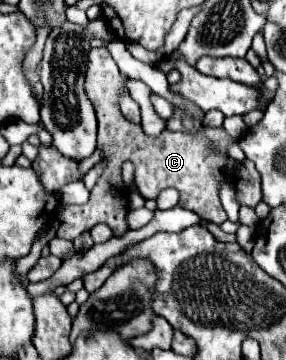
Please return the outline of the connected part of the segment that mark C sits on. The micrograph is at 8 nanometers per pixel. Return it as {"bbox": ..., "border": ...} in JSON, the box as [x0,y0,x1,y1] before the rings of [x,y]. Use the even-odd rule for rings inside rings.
{"bbox":[85,47,235,225],"border":[[[105,47],[89,51],[89,69],[85,79],[85,91],[97,111],[99,137],[97,145],[103,149],[103,159],[107,165],[117,165],[115,161],[135,163],[135,185],[145,199],[157,199],[159,191],[165,187],[175,187],[181,193],[179,205],[195,211],[201,219],[221,225],[227,219],[225,209],[219,201],[219,187],[223,183],[223,169],[227,165],[227,145],[235,139],[225,129],[203,127],[195,135],[163,131],[159,137],[147,137],[141,125],[127,121],[119,109],[121,89],[125,87],[125,75],[121,75],[115,59]]]}

